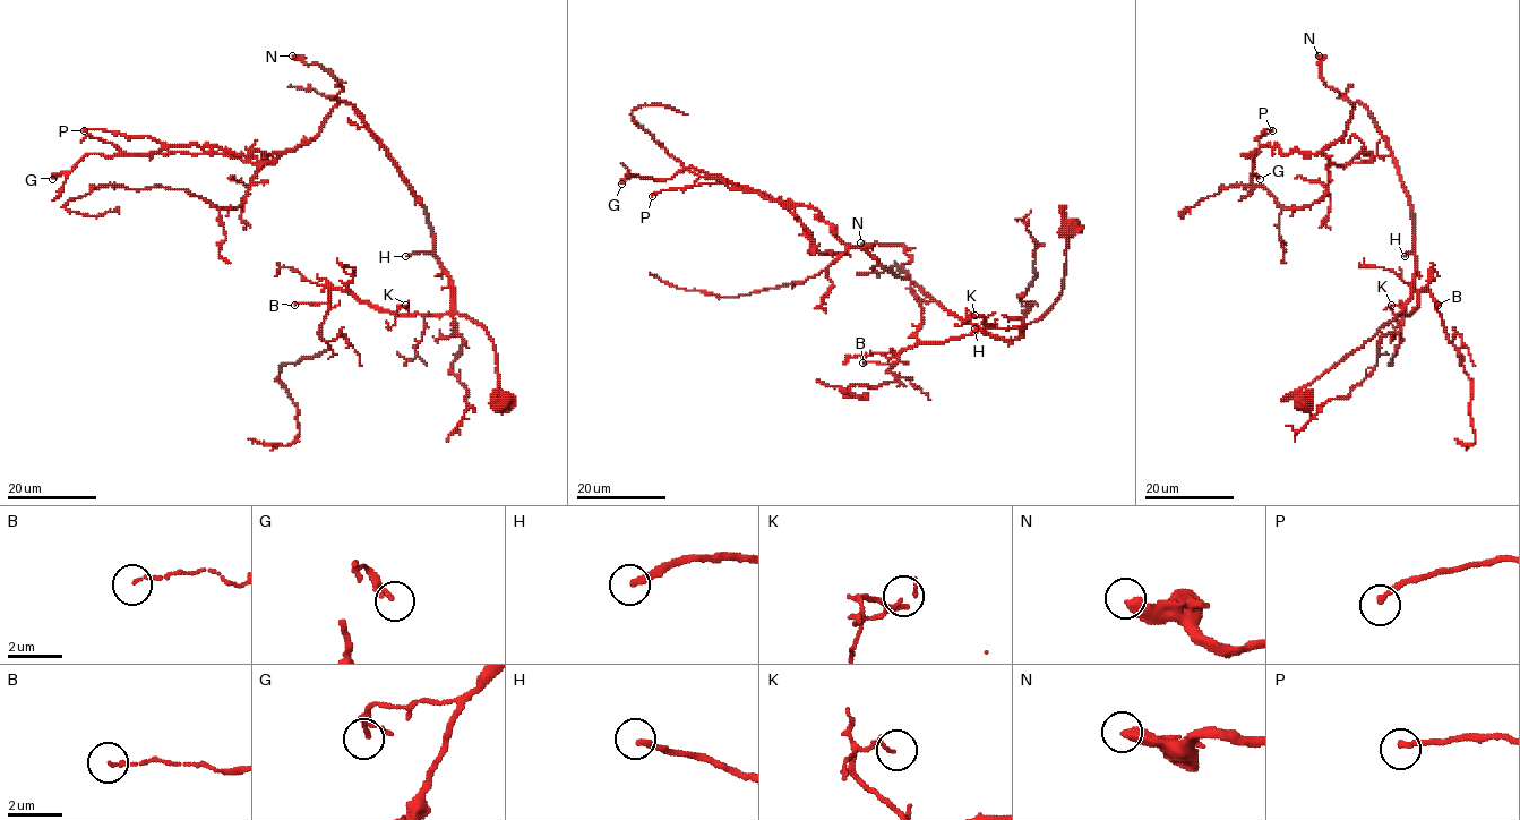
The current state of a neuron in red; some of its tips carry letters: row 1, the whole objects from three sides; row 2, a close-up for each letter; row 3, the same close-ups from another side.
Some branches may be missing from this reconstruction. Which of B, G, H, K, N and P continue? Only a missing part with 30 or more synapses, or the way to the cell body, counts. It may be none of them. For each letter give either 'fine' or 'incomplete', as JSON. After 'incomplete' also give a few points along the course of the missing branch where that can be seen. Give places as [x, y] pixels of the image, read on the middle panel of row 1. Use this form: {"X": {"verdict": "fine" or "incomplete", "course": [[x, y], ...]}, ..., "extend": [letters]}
{"B": {"verdict": "fine"}, "G": {"verdict": "fine"}, "H": {"verdict": "incomplete", "course": [[975, 329], [915, 334], [887, 346], [840, 336], [831, 327], [836, 313], [852, 299], [884, 291]]}, "K": {"verdict": "fine"}, "N": {"verdict": "incomplete", "course": [[860, 242], [824, 225], [784, 187], [750, 178], [774, 160], [793, 163], [849, 198]]}, "P": {"verdict": "fine"}, "extend": ["H", "N"]}

